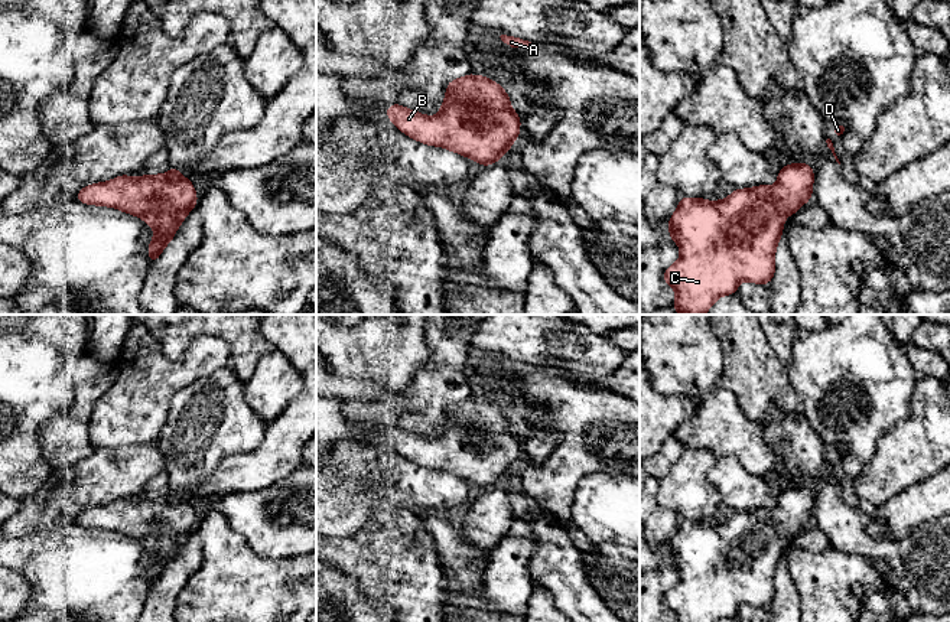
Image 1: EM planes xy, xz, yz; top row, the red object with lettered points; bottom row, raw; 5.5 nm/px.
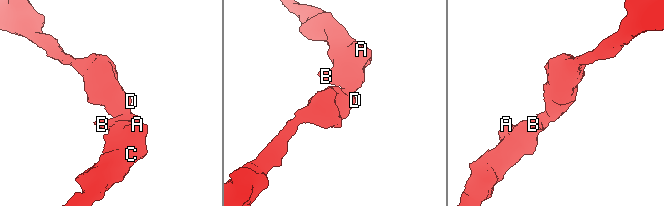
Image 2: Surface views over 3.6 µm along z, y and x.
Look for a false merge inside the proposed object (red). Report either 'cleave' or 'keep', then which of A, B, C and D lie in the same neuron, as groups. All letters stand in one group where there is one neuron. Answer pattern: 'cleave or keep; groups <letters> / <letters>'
keep; groups A B C D

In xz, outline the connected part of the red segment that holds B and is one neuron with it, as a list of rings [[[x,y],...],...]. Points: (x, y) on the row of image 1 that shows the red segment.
[[[471,72],[446,85],[442,108],[435,117],[420,114],[396,102],[385,110],[385,114],[393,126],[410,139],[462,154],[481,163],[482,167],[501,160],[520,136],[521,126],[521,120],[513,110],[505,89],[495,81]]]

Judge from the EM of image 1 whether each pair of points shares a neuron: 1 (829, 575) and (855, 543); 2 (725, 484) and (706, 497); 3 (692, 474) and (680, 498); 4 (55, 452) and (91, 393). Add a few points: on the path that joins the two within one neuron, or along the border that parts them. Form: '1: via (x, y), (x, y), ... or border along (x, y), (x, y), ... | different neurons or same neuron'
1: border along (832, 547), (843, 553), (861, 554), (877, 569) | different neurons
2: border along (715, 458), (708, 481), (724, 502) | different neurons
3: via (687, 479), (686, 492) | same neuron
4: via (65, 437), (83, 407) | same neuron

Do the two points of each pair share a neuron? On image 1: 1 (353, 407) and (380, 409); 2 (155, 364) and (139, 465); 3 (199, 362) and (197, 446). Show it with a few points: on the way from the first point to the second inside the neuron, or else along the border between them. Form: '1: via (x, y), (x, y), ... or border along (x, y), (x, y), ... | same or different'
1: via (360, 409), (373, 409) | same
2: border along (155, 440), (109, 448) | different
3: border along (228, 364), (184, 386), (171, 399) | different

